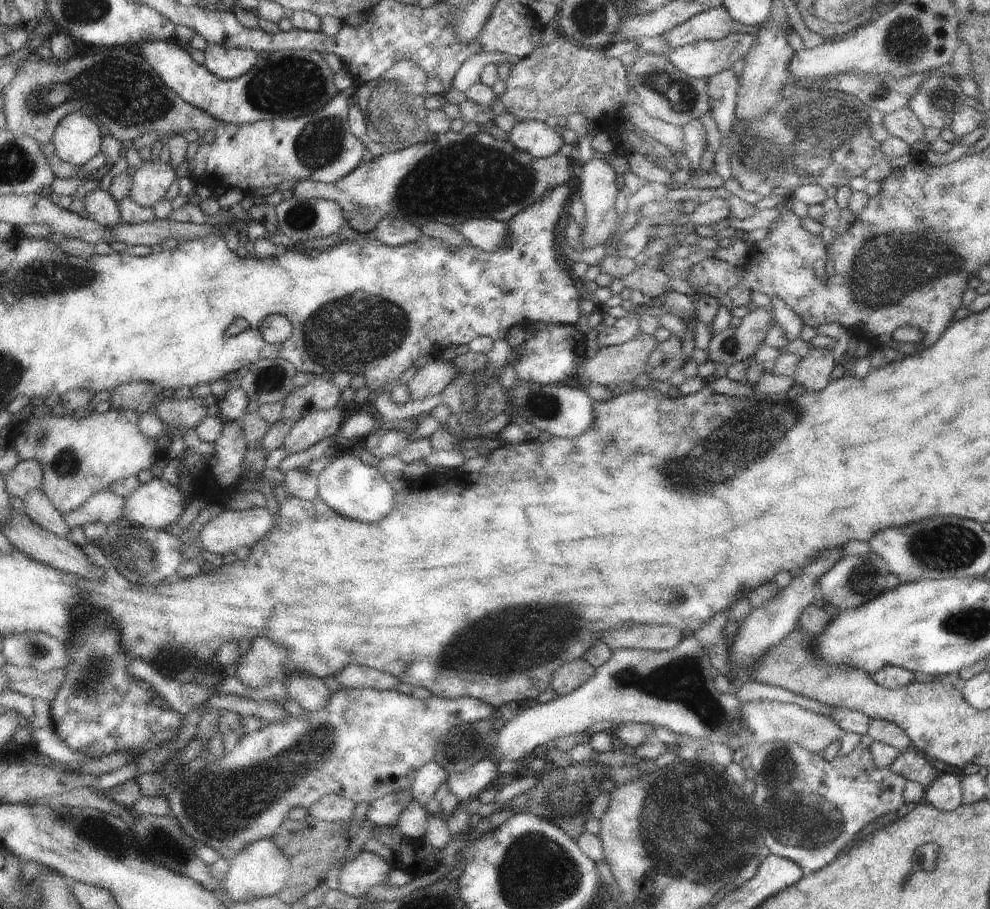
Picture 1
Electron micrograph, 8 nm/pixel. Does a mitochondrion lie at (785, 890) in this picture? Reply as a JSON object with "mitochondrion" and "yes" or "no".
{"mitochondrion":"no"}

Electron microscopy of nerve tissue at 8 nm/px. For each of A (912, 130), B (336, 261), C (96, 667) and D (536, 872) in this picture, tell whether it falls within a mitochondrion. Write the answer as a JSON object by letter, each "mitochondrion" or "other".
{"A":"other","B":"other","C":"mitochondrion","D":"mitochondrion"}

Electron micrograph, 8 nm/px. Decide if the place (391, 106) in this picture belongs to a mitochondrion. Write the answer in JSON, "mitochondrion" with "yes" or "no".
{"mitochondrion":"yes"}

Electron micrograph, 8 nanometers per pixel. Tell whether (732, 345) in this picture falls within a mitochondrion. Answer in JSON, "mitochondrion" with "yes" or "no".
{"mitochondrion":"yes"}

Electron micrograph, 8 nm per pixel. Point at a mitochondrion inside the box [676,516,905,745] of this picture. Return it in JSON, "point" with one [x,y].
{"point":[862,577]}

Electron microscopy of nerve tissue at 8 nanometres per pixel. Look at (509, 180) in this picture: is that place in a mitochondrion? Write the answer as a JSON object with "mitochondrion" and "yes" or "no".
{"mitochondrion":"yes"}

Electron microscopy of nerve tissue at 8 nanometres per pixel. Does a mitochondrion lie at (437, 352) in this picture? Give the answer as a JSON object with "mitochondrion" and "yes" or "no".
{"mitochondrion":"no"}

